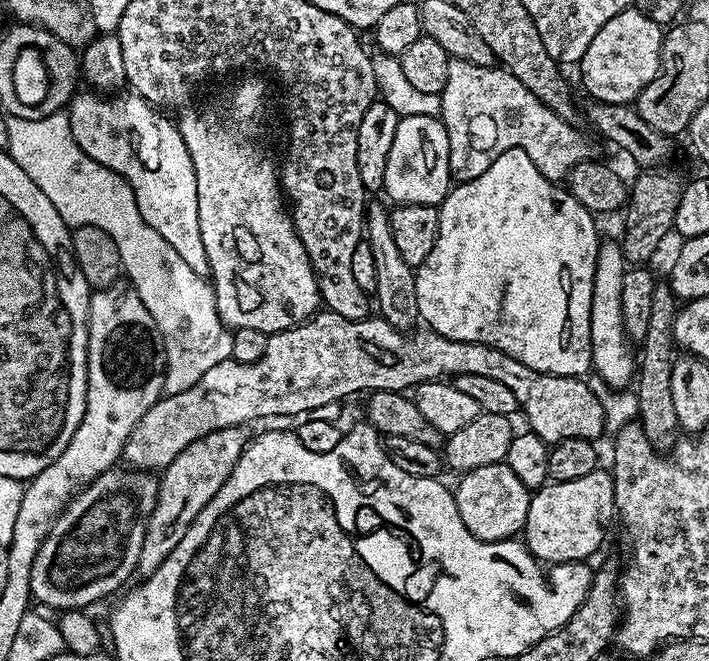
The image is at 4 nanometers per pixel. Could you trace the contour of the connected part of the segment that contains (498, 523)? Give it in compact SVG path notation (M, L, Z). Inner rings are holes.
M504 461L491 463L488 466L476 467L472 471L463 473L459 477L459 484L453 491L455 505L458 506L458 514L462 517L463 525L475 537L483 541L502 541L517 537L524 529L526 516L529 513L531 502L531 489L524 486L520 479L510 470Z

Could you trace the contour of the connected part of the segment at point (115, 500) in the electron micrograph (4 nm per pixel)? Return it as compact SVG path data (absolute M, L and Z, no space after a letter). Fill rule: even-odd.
M120 467L108 468L80 489L52 524L38 550L38 556L34 558L34 570L30 570L30 590L37 605L45 604L55 610L88 610L91 604L106 599L134 576L136 563L142 554L142 538L146 538L148 519L160 492L160 482L151 471Z

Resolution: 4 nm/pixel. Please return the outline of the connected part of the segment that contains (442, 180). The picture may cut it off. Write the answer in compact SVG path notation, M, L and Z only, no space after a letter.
M401 116L398 122L398 130L394 134L394 143L390 145L390 158L386 158L386 182L382 189L383 195L388 195L392 199L393 205L397 204L435 204L437 206L447 198L450 185L453 183L450 174L450 142L444 129L444 121L434 116Z

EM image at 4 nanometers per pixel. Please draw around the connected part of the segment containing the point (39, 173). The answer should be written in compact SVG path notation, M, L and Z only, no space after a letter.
M58 111L37 120L8 116L7 121L8 155L14 158L14 162L18 162L18 166L22 166L22 170L26 170L26 174L30 174L34 186L38 186L38 190L42 190L42 194L46 194L46 198L54 202L54 210L58 210L58 214L69 229L98 226L98 230L106 230L106 234L114 238L123 275L127 283L135 288L142 298L146 310L150 310L150 318L154 318L164 339L168 363L164 375L165 393L173 396L182 390L190 390L190 386L194 386L194 382L198 382L198 378L202 378L202 374L206 374L210 366L229 359L232 354L232 332L218 314L216 294L211 283L205 277L194 274L194 270L190 270L190 266L186 266L186 262L178 258L174 246L170 246L170 242L166 242L166 238L162 238L162 234L158 234L154 226L144 221L138 210L138 202L134 198L134 190L130 190L128 183L114 170L94 162L94 158L90 158L76 145L67 115L63 111Z

